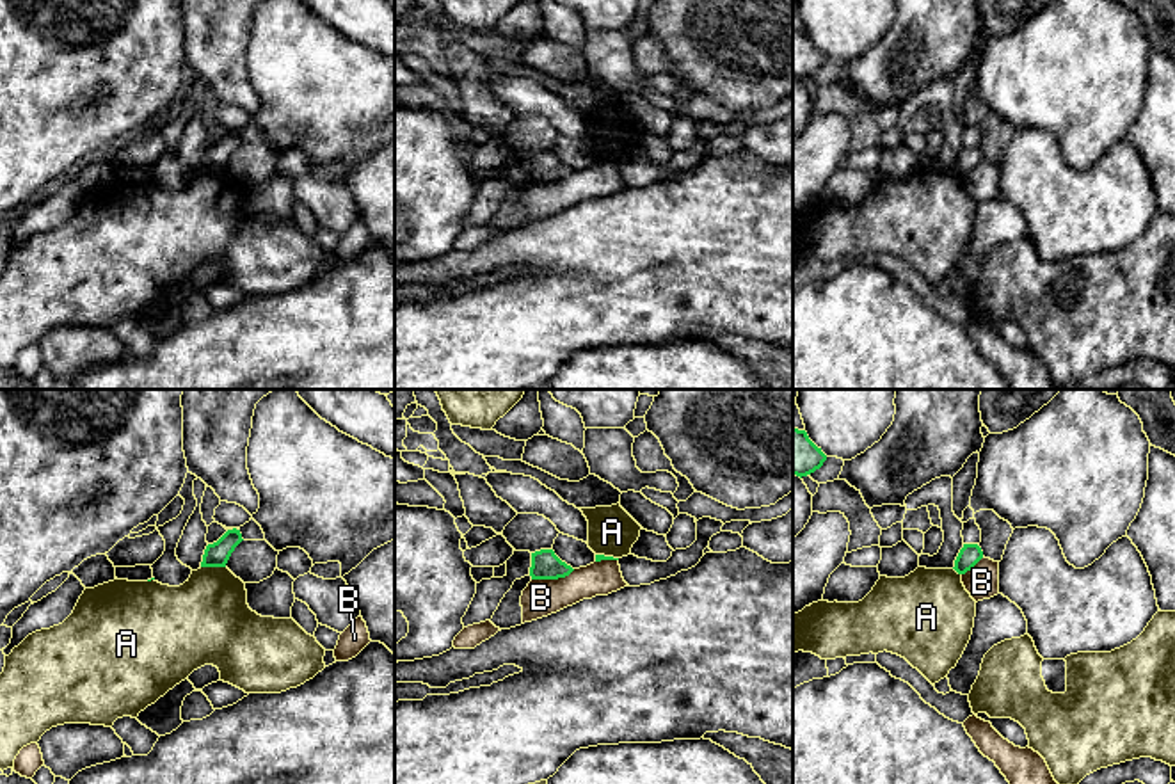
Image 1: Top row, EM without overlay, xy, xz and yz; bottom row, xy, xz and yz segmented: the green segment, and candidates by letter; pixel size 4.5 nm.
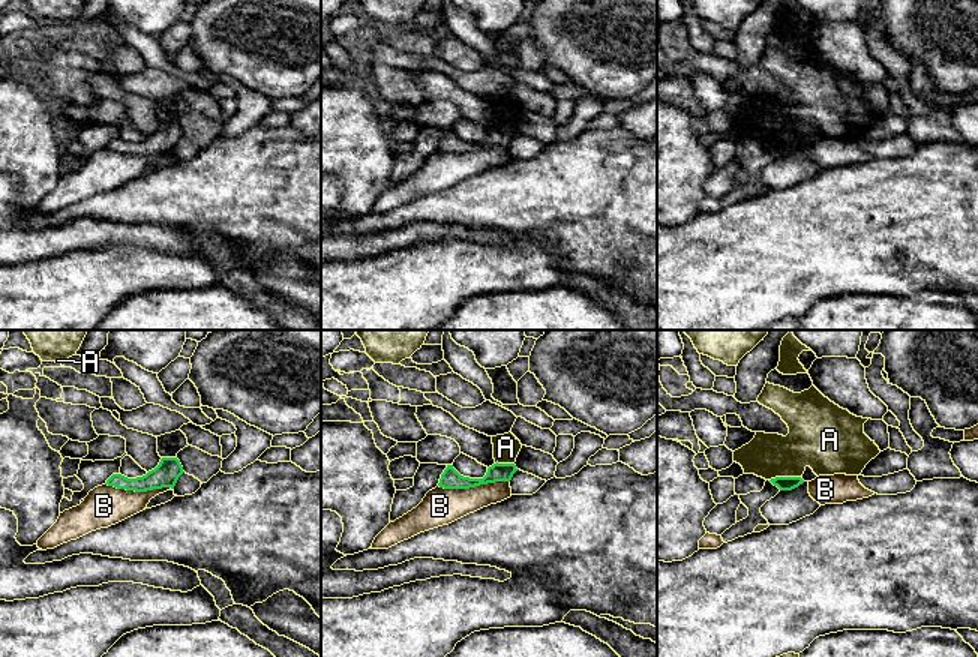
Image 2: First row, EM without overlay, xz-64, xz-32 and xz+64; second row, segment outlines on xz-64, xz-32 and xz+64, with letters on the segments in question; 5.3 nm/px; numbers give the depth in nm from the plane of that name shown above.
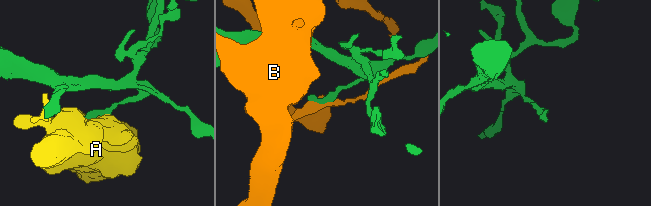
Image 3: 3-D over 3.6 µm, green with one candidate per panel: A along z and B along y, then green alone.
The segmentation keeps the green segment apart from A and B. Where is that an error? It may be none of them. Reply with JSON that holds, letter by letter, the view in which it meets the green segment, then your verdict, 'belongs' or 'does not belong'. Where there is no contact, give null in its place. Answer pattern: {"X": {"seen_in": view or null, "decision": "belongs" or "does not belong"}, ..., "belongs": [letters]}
{"A": {"seen_in": "xy", "decision": "does not belong"}, "B": {"seen_in": "xz", "decision": "does not belong"}, "belongs": []}

